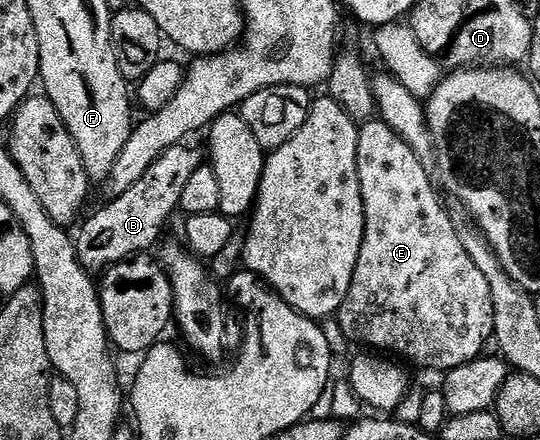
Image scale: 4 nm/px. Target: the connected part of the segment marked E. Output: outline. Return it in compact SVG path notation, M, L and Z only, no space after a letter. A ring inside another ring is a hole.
M371 119L360 127L358 171L366 229L354 281L350 281L350 293L346 293L346 301L342 301L338 312L340 328L349 344L361 343L364 349L409 359L439 373L453 371L458 365L481 358L485 354L484 346L494 335L490 285L486 285L486 277L482 277L482 269L474 265L470 253L462 249L457 224L452 224L447 209L440 204L441 196L429 168L422 165L414 149L383 120Z

